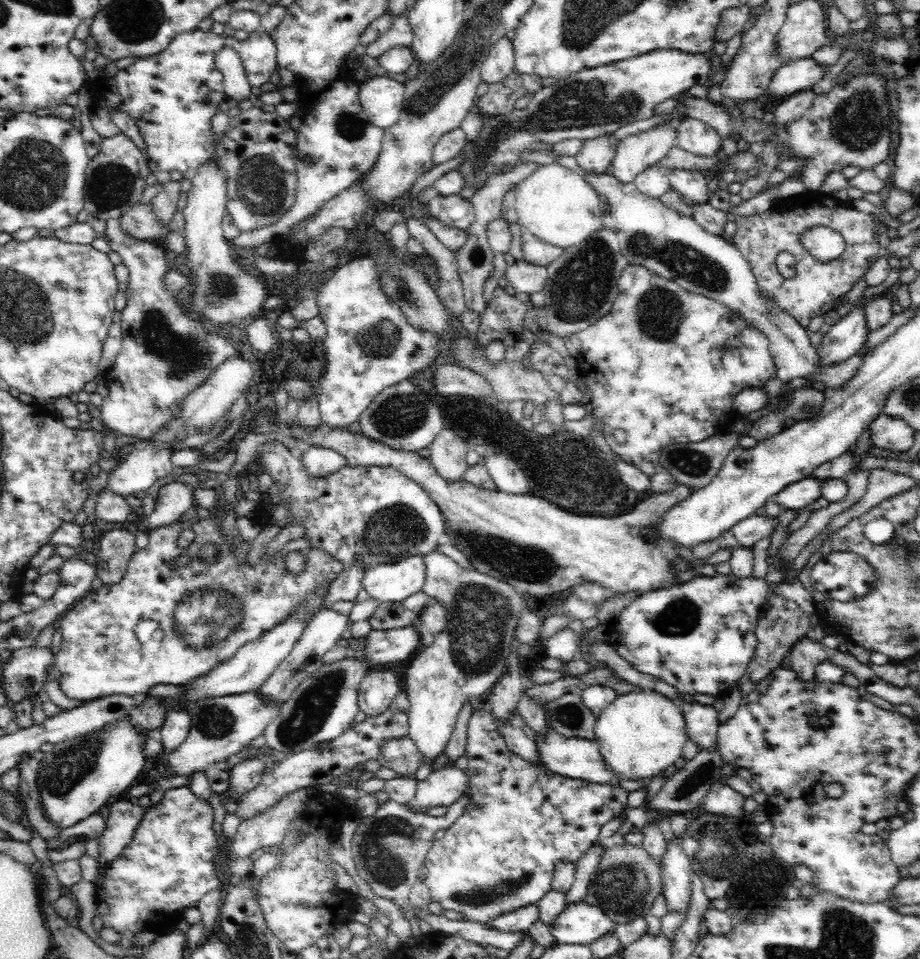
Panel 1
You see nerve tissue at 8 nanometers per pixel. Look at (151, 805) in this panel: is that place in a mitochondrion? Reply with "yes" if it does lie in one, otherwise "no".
no

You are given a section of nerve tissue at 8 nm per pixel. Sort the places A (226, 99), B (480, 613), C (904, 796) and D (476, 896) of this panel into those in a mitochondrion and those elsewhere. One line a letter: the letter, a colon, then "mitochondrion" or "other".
A: other
B: mitochondrion
C: other
D: mitochondrion

